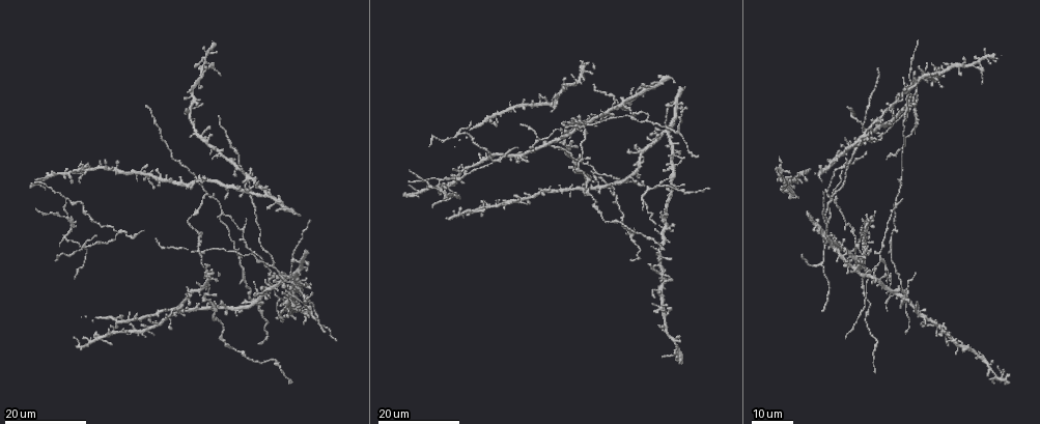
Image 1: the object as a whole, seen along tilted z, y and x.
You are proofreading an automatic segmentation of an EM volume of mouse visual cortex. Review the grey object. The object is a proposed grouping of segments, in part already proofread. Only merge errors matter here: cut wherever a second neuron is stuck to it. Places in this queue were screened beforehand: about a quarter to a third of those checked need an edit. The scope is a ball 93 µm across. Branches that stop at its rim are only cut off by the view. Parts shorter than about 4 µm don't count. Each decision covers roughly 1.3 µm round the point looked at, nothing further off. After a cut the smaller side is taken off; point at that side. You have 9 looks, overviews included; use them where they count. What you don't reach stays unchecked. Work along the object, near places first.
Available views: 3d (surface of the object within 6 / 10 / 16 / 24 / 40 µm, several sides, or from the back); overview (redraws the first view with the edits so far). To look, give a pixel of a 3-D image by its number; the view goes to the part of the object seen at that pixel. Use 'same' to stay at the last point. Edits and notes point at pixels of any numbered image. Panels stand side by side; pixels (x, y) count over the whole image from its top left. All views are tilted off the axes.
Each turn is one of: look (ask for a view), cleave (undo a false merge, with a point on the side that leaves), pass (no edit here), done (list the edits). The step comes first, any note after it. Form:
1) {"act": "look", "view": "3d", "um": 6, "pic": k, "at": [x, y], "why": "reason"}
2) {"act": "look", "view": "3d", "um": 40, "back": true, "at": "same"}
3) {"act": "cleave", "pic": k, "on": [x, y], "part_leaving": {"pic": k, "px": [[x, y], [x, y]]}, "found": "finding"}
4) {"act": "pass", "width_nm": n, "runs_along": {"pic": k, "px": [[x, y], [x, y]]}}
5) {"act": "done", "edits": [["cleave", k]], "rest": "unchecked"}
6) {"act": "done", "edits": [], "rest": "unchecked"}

{"act": "look", "view": "3d", "um": 24, "pic": 1, "at": [835, 175], "why": "a fork"}

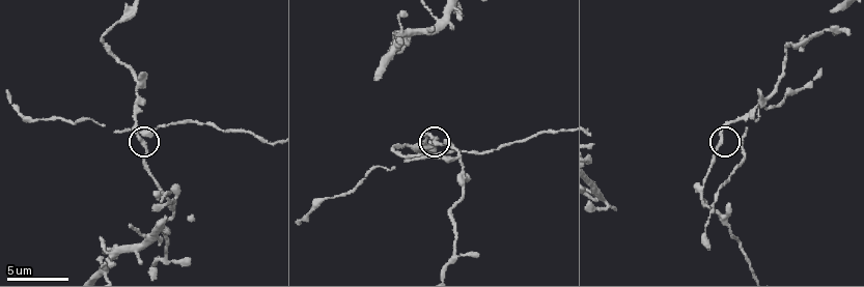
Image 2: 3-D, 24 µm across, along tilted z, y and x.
{"act": "look", "view": "3d", "um": 6, "pic": 2, "at": [142, 142]}

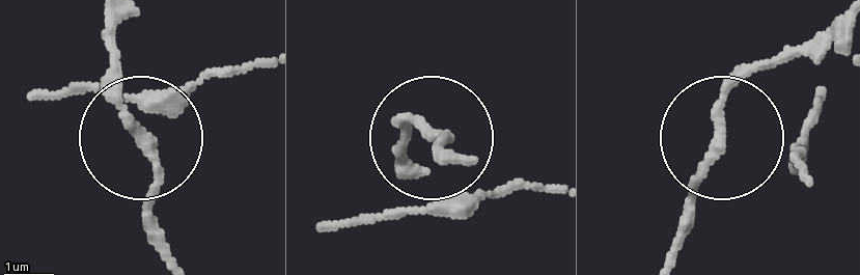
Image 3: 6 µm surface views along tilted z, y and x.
{"act": "pass", "side_arm_um": 20, "runs_along": {"pic": 3, "px": [[259, 69], [172, 85], [139, 135], [103, 37]]}, "found": "all the same neuron"}

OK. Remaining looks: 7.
{"act": "look", "view": "3d", "um": 24, "pic": 1, "at": [643, 93], "why": "four or more arms meet"}

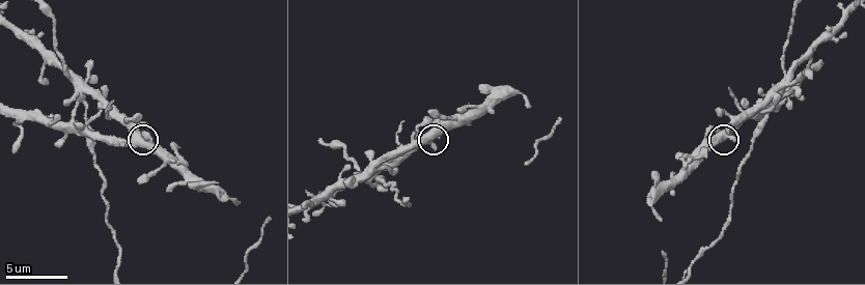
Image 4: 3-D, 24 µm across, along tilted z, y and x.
{"act": "look", "view": "3d", "um": 10, "pic": 4, "at": [136, 137]}

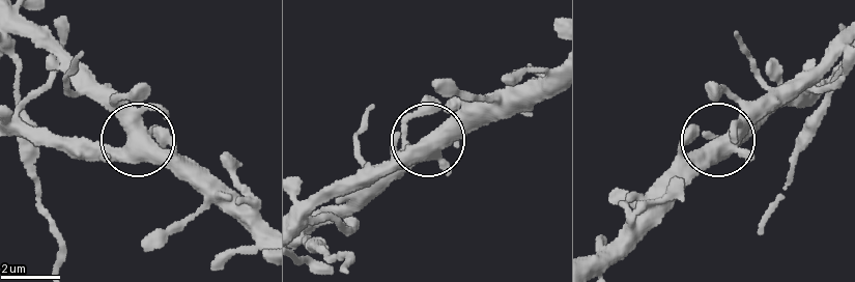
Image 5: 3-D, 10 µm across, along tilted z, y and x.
{"act": "pass", "width_nm": 460, "found": "all the same neuron"}

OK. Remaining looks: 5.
{"act": "look", "view": "3d", "um": 24, "pic": 1, "at": [820, 264]}

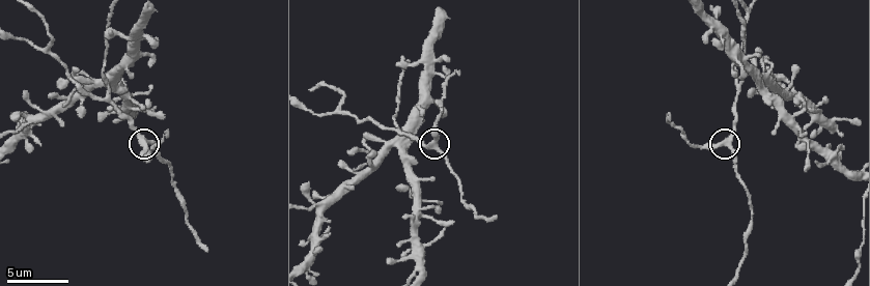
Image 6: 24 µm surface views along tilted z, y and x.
{"act": "look", "view": "3d", "um": 6, "pic": 6, "at": [433, 143]}

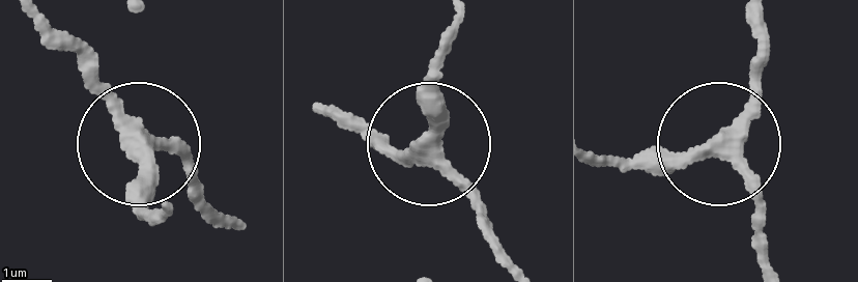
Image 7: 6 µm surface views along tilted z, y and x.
{"act": "pass", "width_nm": 300, "runs_along": {"pic": 7, "px": [[763, 17], [758, 95], [724, 141], [605, 157]]}, "found": "one neuron here"}

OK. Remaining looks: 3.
{"act": "look", "view": "3d", "um": 16, "pic": 6, "at": [106, 100], "why": "two arms in line, one across"}

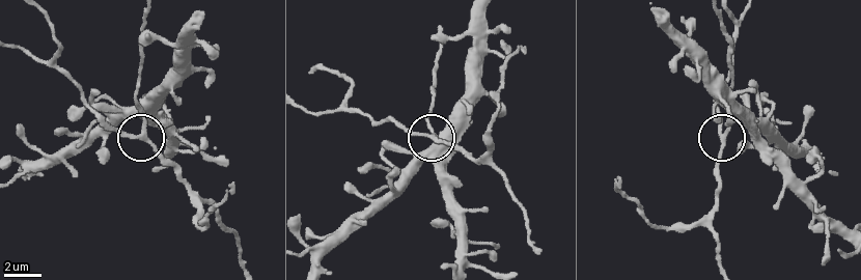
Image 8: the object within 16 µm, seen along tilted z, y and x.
{"act": "pass", "arms": 3, "runs_along": {"pic": 8, "px": [[324, 68], [348, 79], [348, 107], [370, 121], [469, 155]]}, "found": "one neuron here"}

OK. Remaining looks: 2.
{"act": "done", "edits": [], "rest": "unchecked"}

